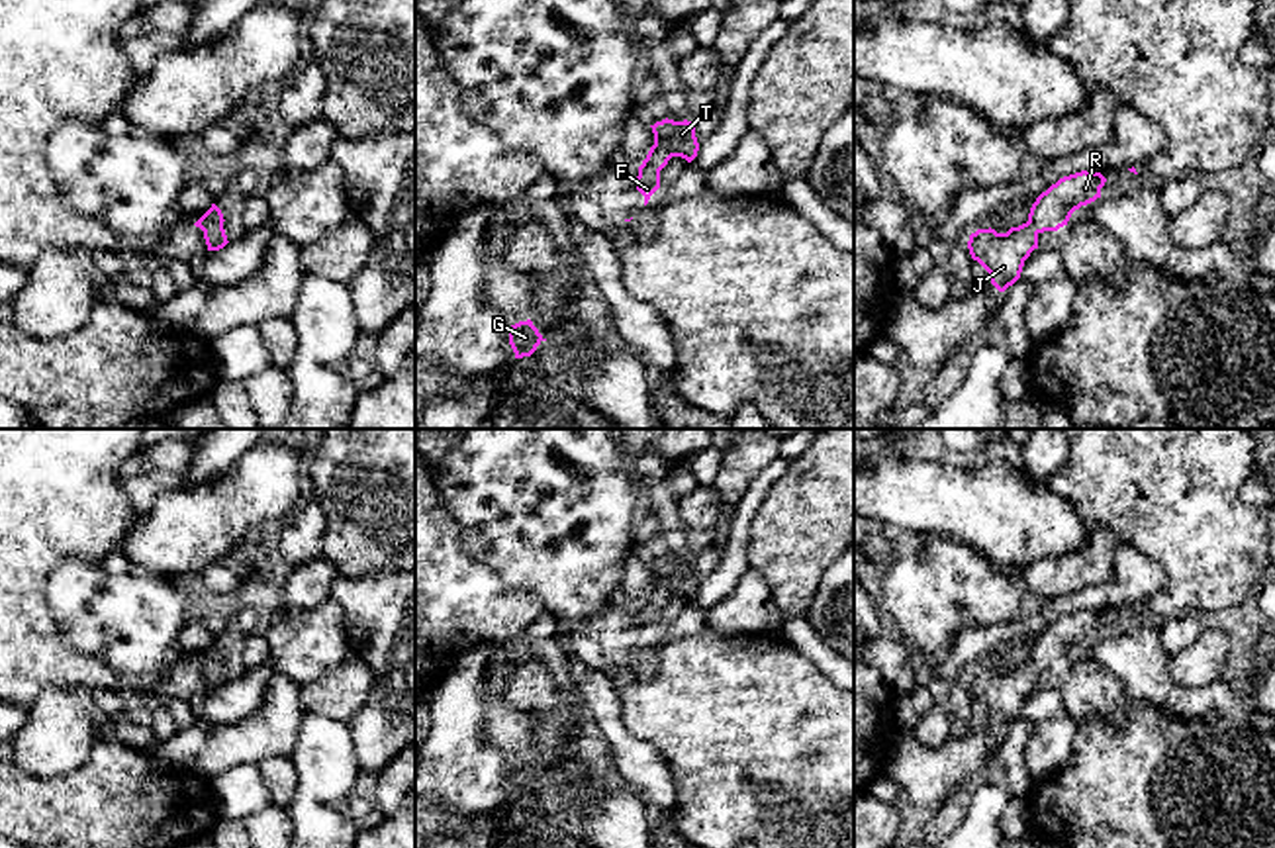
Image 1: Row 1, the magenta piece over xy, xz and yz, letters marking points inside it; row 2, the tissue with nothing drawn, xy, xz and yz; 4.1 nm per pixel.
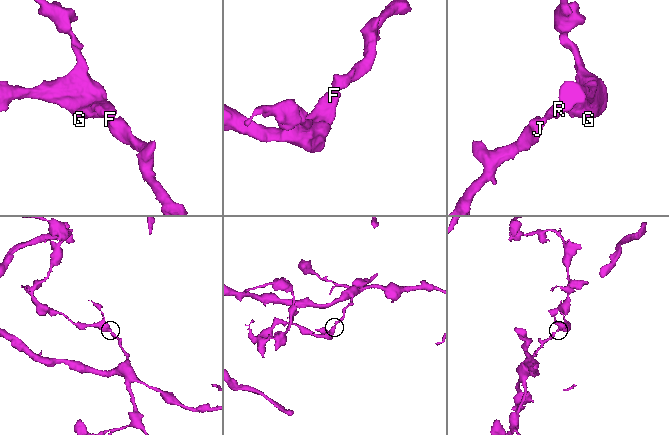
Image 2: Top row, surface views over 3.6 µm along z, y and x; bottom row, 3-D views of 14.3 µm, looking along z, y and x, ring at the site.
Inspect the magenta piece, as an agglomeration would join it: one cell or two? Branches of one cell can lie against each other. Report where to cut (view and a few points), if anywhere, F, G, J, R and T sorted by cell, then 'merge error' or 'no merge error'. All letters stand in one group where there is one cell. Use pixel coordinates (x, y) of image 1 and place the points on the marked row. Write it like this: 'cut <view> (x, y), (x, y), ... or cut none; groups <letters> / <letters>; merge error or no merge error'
cut none; groups F G J R T; no merge error

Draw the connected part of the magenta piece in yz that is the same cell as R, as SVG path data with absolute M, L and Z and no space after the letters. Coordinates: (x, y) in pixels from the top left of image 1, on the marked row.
M1075 172L1060 178L1042 192L1030 208L1028 221L1007 233L977 229L968 249L991 276L991 284L1005 292L1022 272L1024 260L1038 249L1038 235L1067 225L1071 213L1101 198L1107 178L1101 172Z

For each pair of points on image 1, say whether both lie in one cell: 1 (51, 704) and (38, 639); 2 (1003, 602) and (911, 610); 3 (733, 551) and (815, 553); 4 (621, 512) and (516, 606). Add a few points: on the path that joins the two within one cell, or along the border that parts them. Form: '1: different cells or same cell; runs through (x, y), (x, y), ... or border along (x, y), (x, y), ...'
1: different cells; border along (85, 692), (46, 688), (28, 706)
2: same cell; runs through (980, 596), (935, 596)
3: different cells; border along (760, 506), (751, 527), (749, 566)
4: different cells; border along (490, 568), (506, 582), (525, 590), (547, 612)

